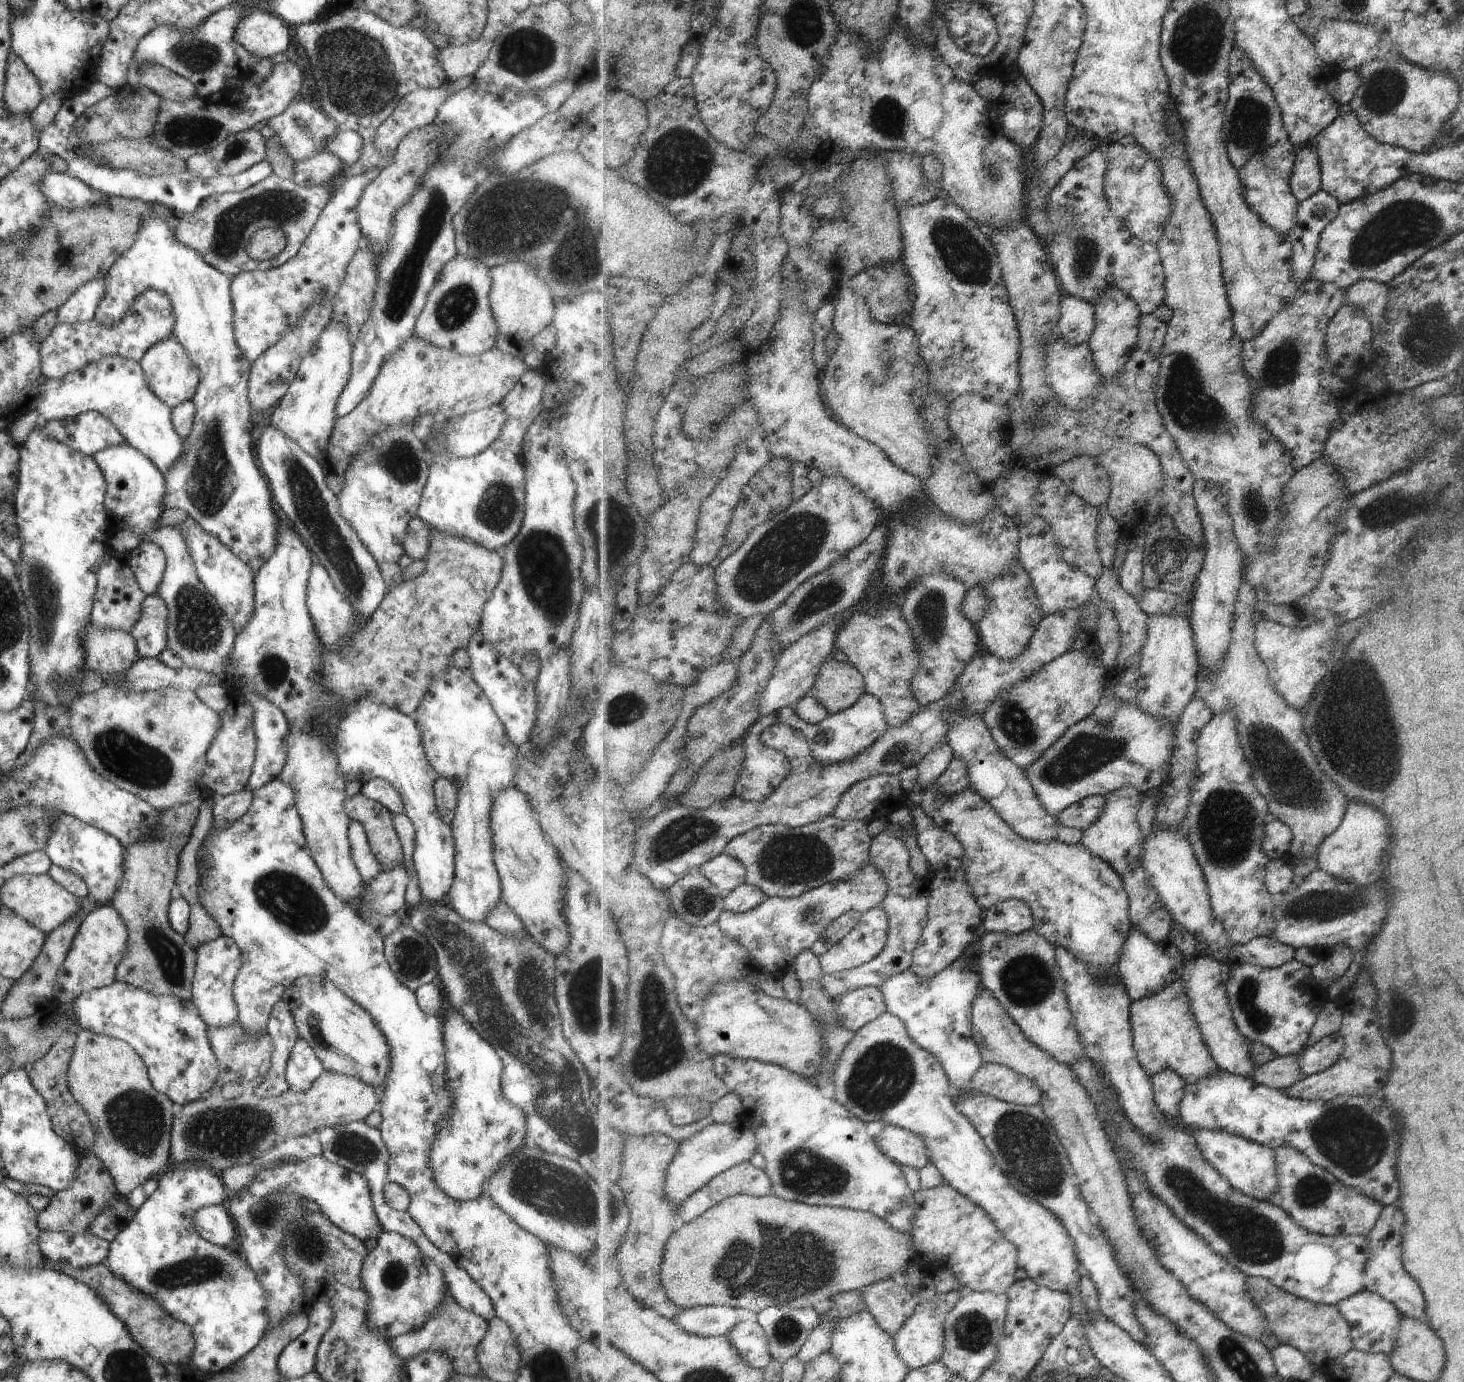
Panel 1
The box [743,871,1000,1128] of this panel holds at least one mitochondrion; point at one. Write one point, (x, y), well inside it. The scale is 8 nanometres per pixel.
(882, 1076)

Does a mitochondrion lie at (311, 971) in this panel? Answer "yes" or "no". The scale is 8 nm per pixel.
no

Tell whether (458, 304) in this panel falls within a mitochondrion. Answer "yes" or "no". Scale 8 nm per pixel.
yes

